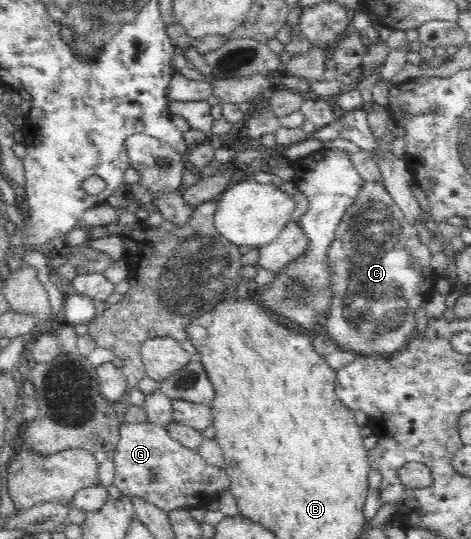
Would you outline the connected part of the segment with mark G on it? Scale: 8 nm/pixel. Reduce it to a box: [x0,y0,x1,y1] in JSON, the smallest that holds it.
[113,421,231,512]

